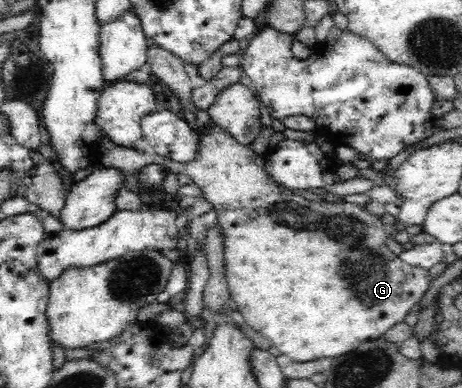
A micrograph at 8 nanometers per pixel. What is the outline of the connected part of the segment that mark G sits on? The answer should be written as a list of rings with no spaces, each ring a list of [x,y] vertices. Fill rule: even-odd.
[[[158,108],[156,112],[146,114],[141,121],[143,138],[148,141],[156,154],[166,158],[169,164],[178,166],[177,171],[183,175],[188,175],[194,183],[203,191],[203,197],[207,200],[218,220],[216,224],[222,229],[222,239],[225,253],[224,273],[226,273],[227,285],[230,289],[231,298],[238,307],[240,318],[248,326],[251,326],[256,332],[264,334],[280,352],[284,352],[290,360],[294,362],[310,362],[319,358],[336,358],[354,350],[362,342],[376,340],[390,330],[396,323],[404,320],[406,315],[414,308],[414,305],[420,302],[423,294],[430,286],[431,278],[428,275],[428,269],[414,267],[402,261],[398,254],[393,254],[386,245],[387,235],[384,230],[384,221],[379,216],[370,214],[362,206],[350,202],[311,202],[301,195],[294,194],[289,190],[280,190],[279,185],[272,180],[270,175],[264,169],[264,156],[254,153],[248,146],[239,144],[224,129],[215,126],[210,122],[208,128],[202,132],[197,132],[193,124],[188,124],[186,120],[180,119],[172,111]],[[250,212],[258,212],[255,219],[250,218]]]

